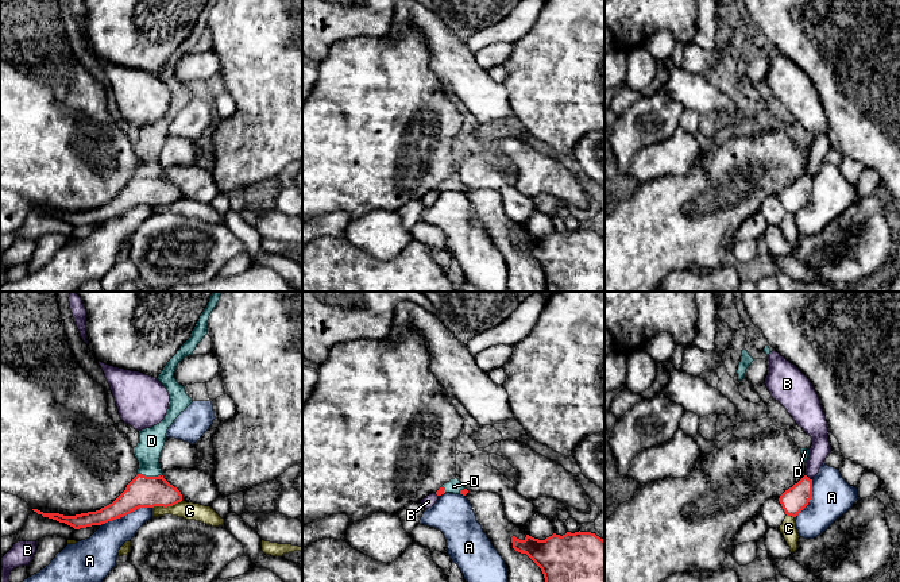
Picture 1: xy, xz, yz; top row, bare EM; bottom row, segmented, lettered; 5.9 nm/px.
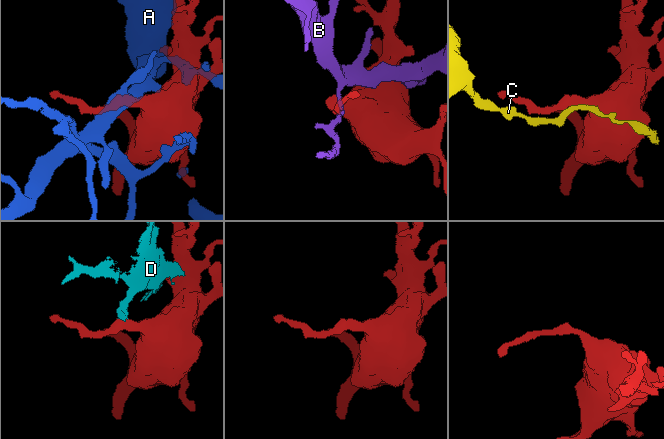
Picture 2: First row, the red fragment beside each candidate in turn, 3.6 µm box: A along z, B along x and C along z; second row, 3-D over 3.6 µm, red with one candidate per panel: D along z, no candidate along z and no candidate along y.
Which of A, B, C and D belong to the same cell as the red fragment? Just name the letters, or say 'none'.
D

